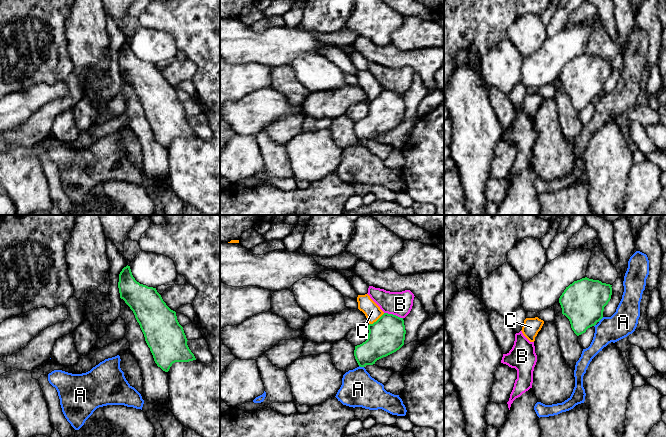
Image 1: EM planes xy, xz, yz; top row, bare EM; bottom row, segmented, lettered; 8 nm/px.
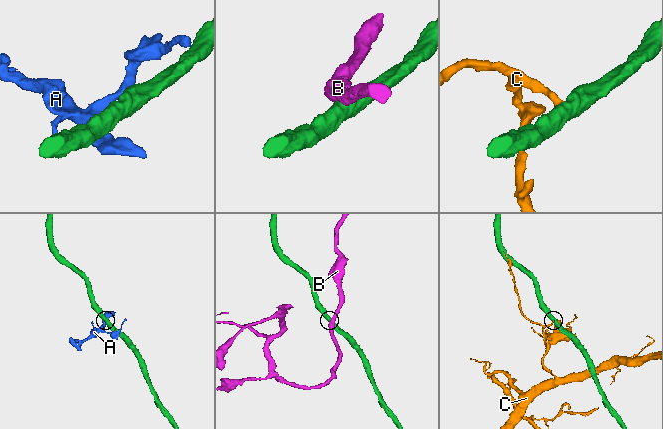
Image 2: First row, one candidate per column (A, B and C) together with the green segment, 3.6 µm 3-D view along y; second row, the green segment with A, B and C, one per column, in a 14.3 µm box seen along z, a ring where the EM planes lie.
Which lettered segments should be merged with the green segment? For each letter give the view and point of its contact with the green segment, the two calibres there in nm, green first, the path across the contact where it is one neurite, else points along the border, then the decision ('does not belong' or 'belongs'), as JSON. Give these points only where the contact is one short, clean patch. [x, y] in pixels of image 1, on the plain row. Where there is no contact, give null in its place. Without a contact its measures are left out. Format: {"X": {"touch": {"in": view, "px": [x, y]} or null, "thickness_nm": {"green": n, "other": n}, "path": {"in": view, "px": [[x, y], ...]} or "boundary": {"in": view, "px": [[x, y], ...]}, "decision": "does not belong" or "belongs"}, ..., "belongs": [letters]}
{"A": {"touch": {"in": "xz", "px": [361, 142]}, "thickness_nm": {"green": 240, "other": 280}, "boundary": {"in": "xz", "px": [[359, 141], [363, 143]]}, "decision": "does not belong"}, "B": {"touch": {"in": "xz", "px": [392, 90]}, "thickness_nm": {"green": 280, "other": 190}, "decision": "does not belong"}, "C": {"touch": {"in": "xz", "px": [377, 96]}, "thickness_nm": {"green": 280, "other": 140}, "boundary": {"in": "xz", "px": [[384, 89], [369, 100]]}, "decision": "does not belong"}, "belongs": []}

